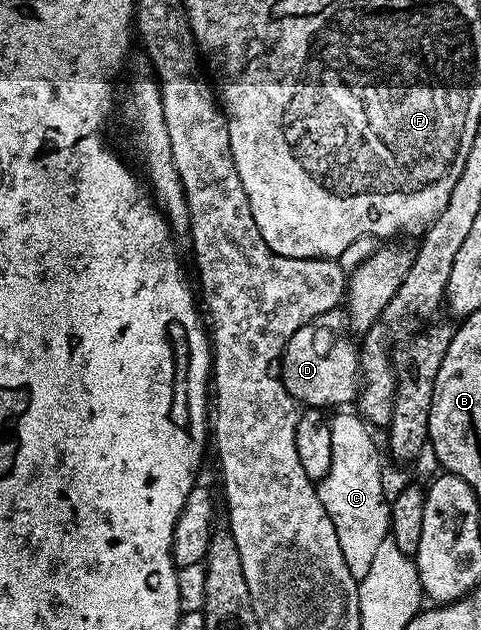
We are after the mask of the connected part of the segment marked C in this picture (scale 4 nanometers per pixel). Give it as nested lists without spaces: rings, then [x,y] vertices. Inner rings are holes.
[[[338,410],[333,413],[335,416],[329,417],[332,430],[332,466],[326,477],[317,481],[316,487],[324,510],[328,510],[328,518],[332,518],[332,526],[336,526],[336,538],[340,538],[340,550],[344,550],[344,562],[348,562],[352,578],[360,581],[364,578],[364,574],[368,574],[380,542],[387,540],[390,535],[390,501],[382,489],[384,464],[383,461],[378,461],[378,444],[373,436],[375,433],[357,411],[346,411],[350,410]]]

